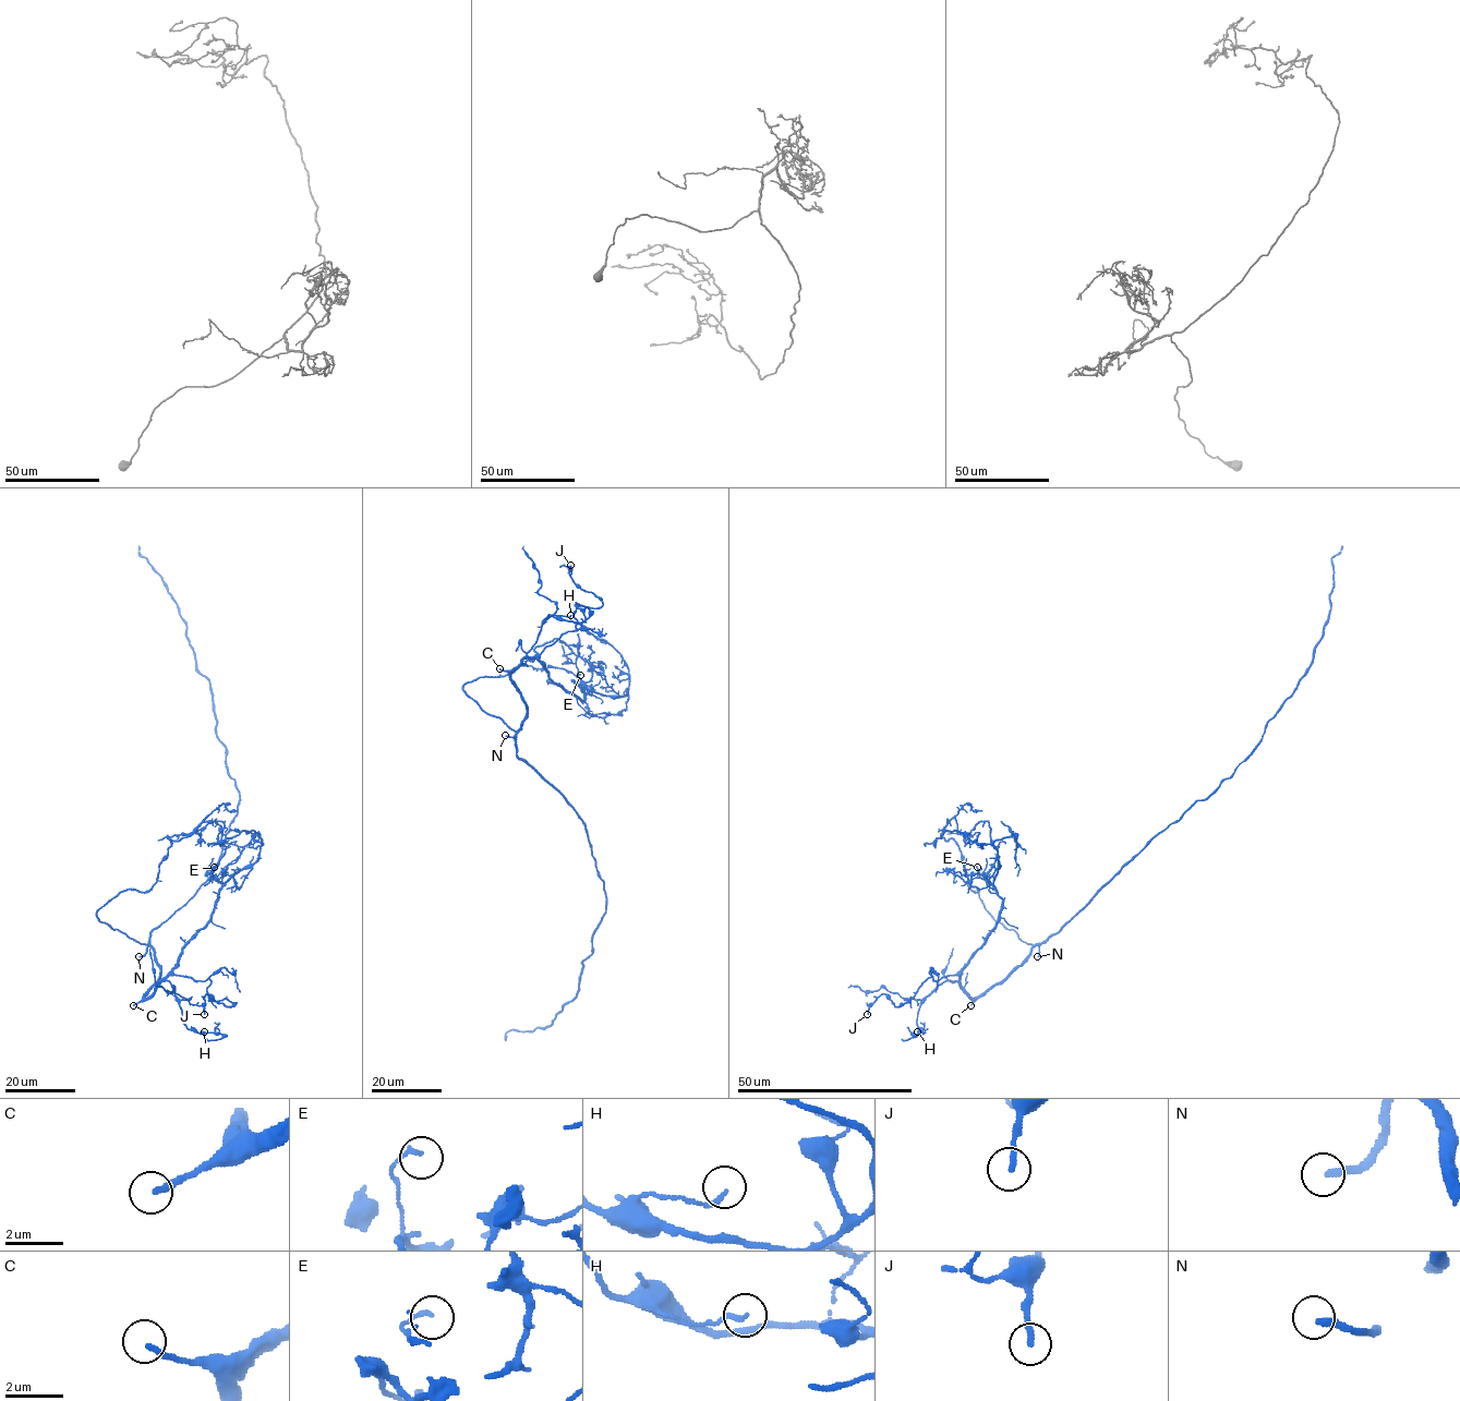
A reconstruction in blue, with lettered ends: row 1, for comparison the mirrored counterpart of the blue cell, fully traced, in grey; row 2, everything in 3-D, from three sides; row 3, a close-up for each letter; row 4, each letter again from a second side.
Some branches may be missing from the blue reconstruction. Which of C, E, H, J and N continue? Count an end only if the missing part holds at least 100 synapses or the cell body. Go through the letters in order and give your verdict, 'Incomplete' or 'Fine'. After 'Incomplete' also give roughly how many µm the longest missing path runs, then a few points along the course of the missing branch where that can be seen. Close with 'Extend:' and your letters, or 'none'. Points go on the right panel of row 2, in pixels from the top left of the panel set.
C: Fine
E: Fine
H: Fine
J: Fine
N: Incomplete. Missing length about 140 µm
Extend: N

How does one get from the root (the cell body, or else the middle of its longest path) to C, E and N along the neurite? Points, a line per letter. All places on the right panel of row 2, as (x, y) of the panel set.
C: (1092, 900), (970, 1005)
E: (1092, 900), (1002, 980), (973, 998), (960, 973), (997, 922), (1002, 900), (977, 867)
N: (1092, 900), (1039, 945), (1037, 956)

